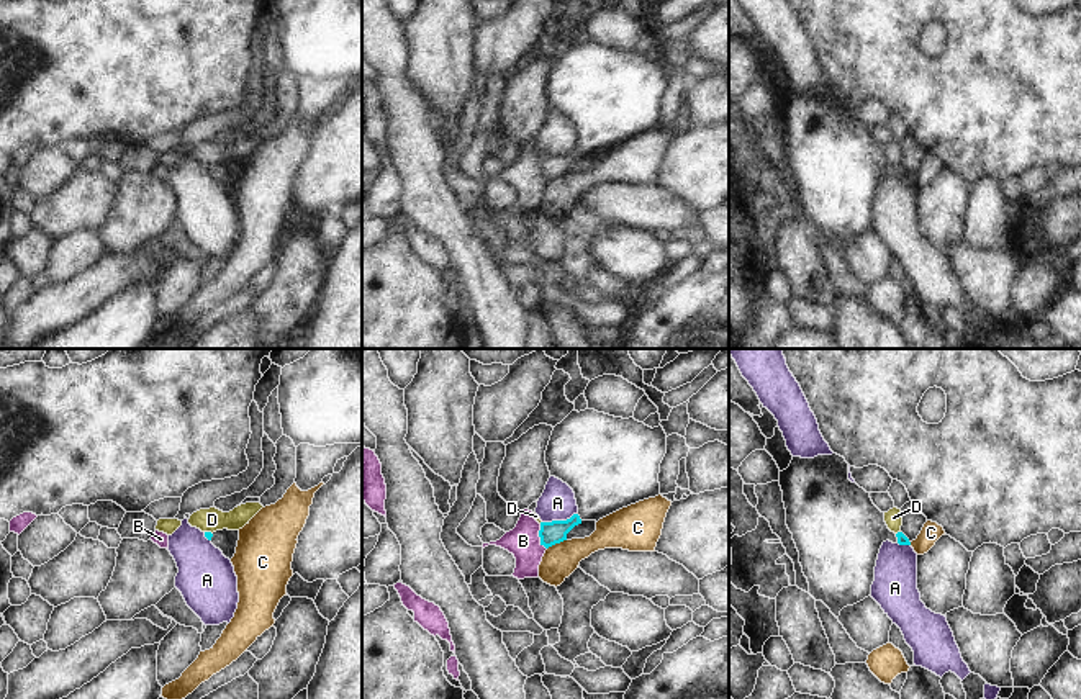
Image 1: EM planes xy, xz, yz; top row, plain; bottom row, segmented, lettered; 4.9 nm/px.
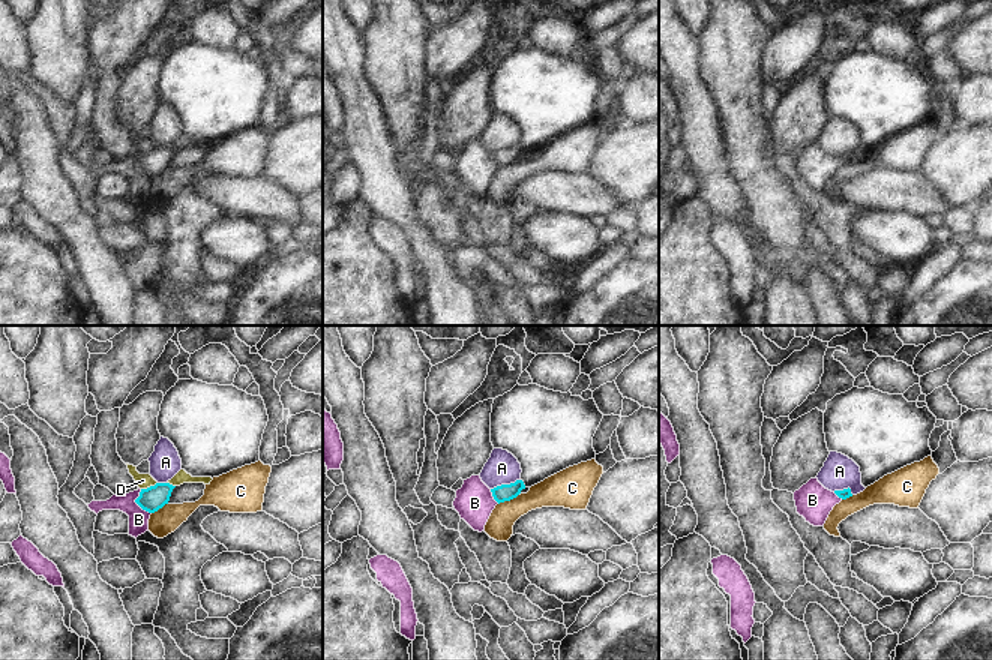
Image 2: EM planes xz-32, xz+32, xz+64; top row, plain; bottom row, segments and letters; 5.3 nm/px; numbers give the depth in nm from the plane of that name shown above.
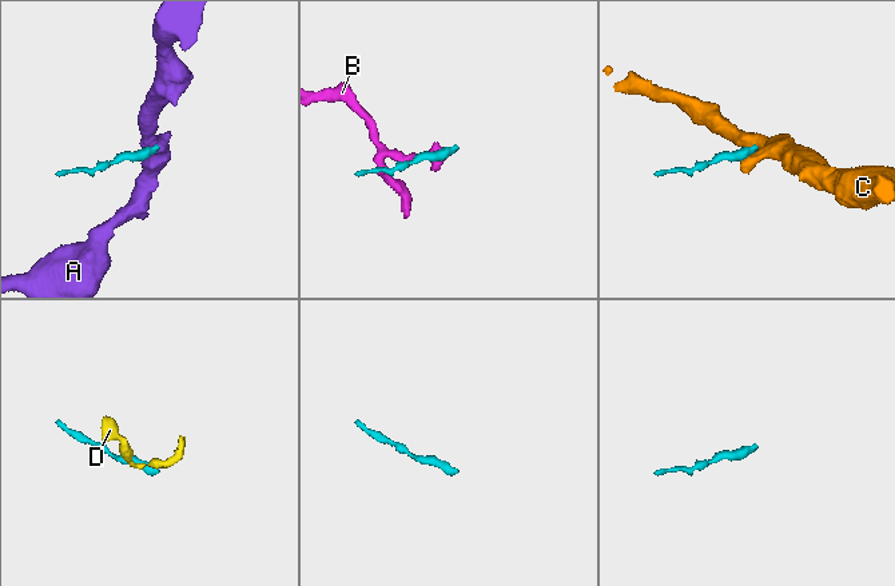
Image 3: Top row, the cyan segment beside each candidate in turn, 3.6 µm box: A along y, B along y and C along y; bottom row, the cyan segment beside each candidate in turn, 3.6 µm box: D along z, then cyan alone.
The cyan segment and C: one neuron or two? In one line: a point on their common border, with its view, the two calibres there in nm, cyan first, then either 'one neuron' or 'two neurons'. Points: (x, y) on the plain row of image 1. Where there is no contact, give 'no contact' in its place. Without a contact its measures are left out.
meets cyan in xz at (556, 175); 110 nm thick on the cyan side, 170 nm on the other; two neurons

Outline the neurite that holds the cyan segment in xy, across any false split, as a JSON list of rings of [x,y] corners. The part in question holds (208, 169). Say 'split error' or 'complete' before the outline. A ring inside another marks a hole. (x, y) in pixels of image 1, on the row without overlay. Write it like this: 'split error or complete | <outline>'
split error | [[[216,164],[216,165],[205,165],[205,170],[223,185],[226,192],[233,192],[236,187],[237,174],[239,174],[239,164]]]

